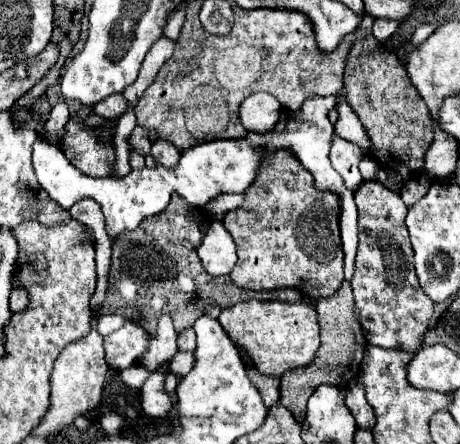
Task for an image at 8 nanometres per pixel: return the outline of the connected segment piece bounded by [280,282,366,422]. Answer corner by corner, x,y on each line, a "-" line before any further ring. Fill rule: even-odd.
342,282
336,294
320,298
314,304
318,314
318,326
320,326
320,348
316,350
316,356
310,364
284,372
280,382
280,404
284,404
298,422
304,420
306,402
320,384
346,386
350,380
358,376
358,366
366,350
366,338
360,324
352,316
352,306
354,306
354,296
352,296
350,282

